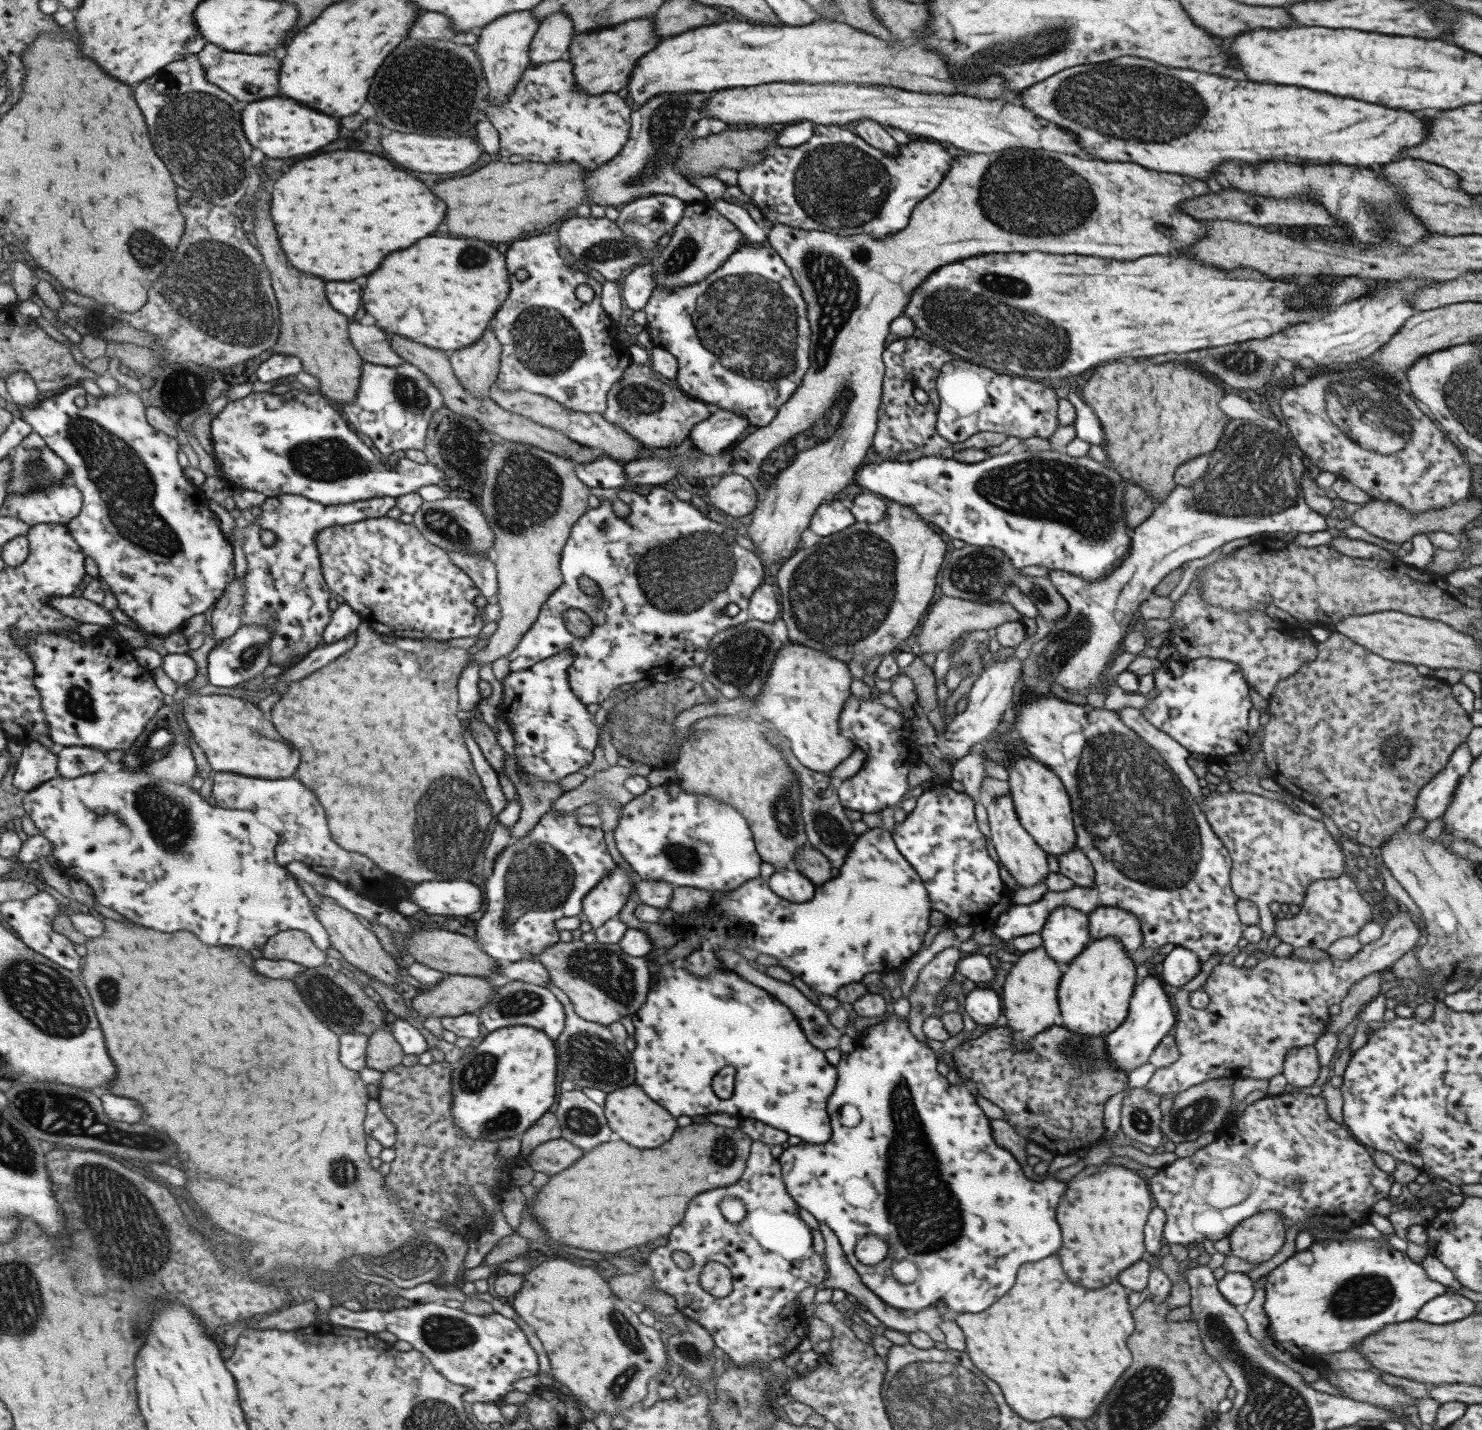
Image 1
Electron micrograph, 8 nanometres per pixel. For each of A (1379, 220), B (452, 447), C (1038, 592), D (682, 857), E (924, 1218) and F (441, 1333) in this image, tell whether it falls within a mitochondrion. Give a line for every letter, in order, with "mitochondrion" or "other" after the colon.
A: mitochondrion
B: mitochondrion
C: mitochondrion
D: mitochondrion
E: mitochondrion
F: mitochondrion

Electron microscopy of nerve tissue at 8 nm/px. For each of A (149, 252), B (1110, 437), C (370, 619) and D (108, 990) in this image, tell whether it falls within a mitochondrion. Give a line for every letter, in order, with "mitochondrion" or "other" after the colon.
A: mitochondrion
B: other
C: other
D: mitochondrion

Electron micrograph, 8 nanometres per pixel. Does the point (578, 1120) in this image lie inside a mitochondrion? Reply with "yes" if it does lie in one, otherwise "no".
yes

